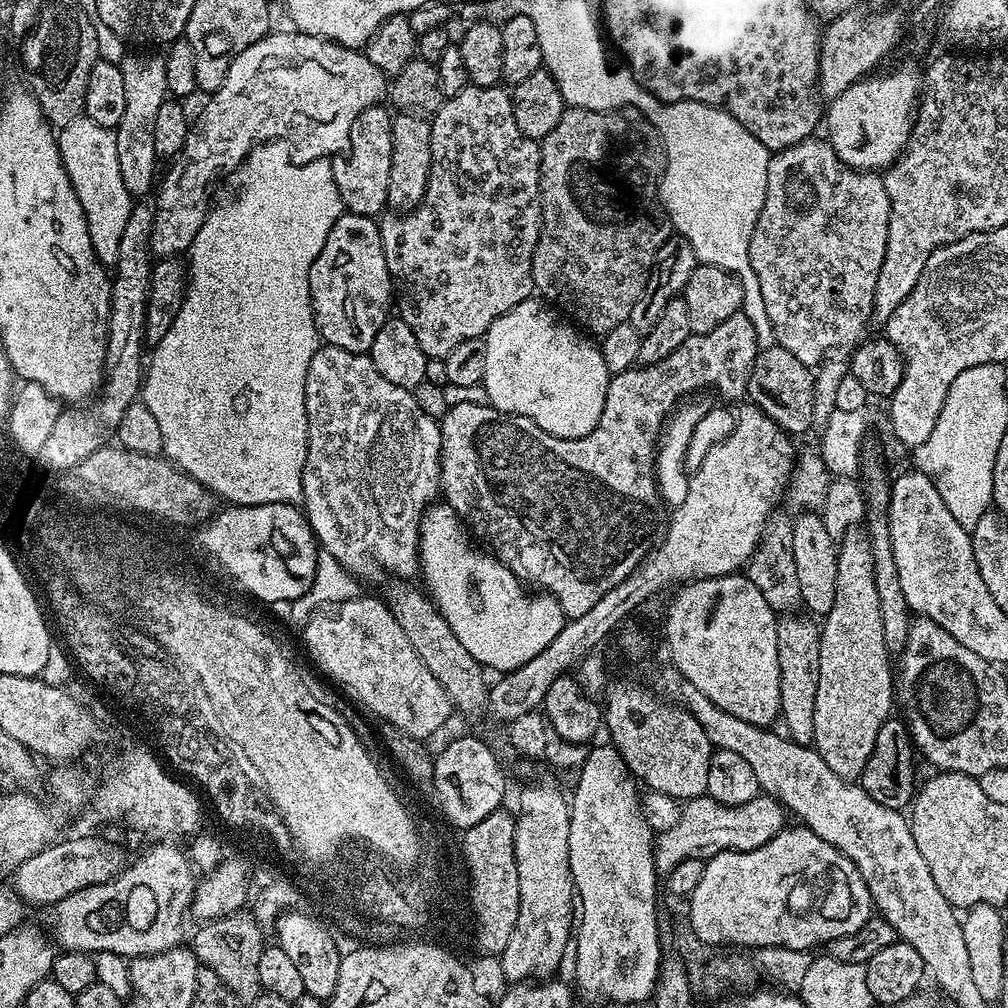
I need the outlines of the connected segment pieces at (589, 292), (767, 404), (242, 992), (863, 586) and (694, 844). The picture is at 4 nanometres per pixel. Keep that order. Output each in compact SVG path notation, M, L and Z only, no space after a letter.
M568 106L558 118L558 126L539 146L540 237L532 259L535 291L561 313L569 312L564 314L581 329L609 332L628 323L634 302L646 290L658 250L674 232L660 203L660 179L666 167L664 143L656 127L635 110L588 112Z
M779 346L761 348L756 353L756 361L748 379L746 396L785 432L797 434L796 432L804 432L807 428L813 427L815 381L813 369L807 364L798 362L798 358L790 354L790 350Z
M244 910L231 912L228 916L201 923L197 927L200 929L193 936L191 933L190 947L203 967L214 970L214 974L218 974L218 978L222 978L222 982L230 986L234 995L250 1006L260 997L262 991L258 958L262 958L266 940L263 930L260 929L261 921L255 915L247 916L246 913Z
M853 530L844 535L839 541L838 551L838 590L834 594L834 606L830 606L828 615L823 617L820 624L820 649L818 650L818 694L814 694L814 738L812 744L826 766L834 770L844 780L859 781L862 770L866 770L866 762L870 758L870 750L874 750L874 741L878 739L878 730L882 730L884 723L893 715L894 708L894 664L890 659L890 653L886 646L886 638L882 634L882 606L878 602L878 586L874 586L874 554L872 553L872 541L867 531Z
M707 794L695 796L681 807L678 822L656 836L656 871L660 874L670 873L678 862L686 862L686 858L707 862L713 856L729 850L758 850L758 846L766 846L770 838L786 827L784 816L784 805L767 794L755 796L750 802L738 806L726 806Z

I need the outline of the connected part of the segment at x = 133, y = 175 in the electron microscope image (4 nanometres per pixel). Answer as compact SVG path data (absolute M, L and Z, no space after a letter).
M128 54L119 65L122 70L122 82L126 82L126 111L122 114L122 122L114 129L118 161L126 190L133 198L144 198L144 195L148 191L151 193L158 184L158 172L156 176L158 157L154 150L154 125L158 109L170 96L166 86L166 66L163 55L160 54L157 56Z

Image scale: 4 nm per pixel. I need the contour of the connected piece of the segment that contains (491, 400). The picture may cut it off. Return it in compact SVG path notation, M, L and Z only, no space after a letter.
M540 298L518 302L518 306L499 316L488 327L484 336L486 374L483 385L488 395L488 403L499 412L509 412L511 416L525 416L552 436L577 440L590 434L590 430L598 426L598 418L602 418L610 373L606 370L599 343L591 344L583 331L577 330L567 319L564 321L559 318L564 319L558 315L555 307L549 306Z

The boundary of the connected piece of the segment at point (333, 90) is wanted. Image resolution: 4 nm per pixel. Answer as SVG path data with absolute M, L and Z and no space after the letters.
M287 30L288 32L269 31L268 35L263 36L258 42L254 42L254 46L250 46L246 50L242 50L242 54L238 54L232 60L230 70L226 74L226 82L222 82L222 86L218 91L211 93L207 97L208 105L200 112L200 117L195 117L194 123L191 125L188 137L184 143L184 149L181 150L178 162L168 173L163 173L162 179L158 184L158 191L155 193L156 204L154 203L154 217L152 220L152 255L156 258L165 256L180 256L187 253L192 247L194 238L198 234L198 230L202 230L202 222L206 222L210 211L210 203L208 199L212 196L212 187L219 182L223 176L228 176L232 171L239 169L243 165L244 159L248 157L249 152L256 147L257 144L266 144L272 141L280 141L288 145L292 153L292 161L295 164L305 164L306 162L314 162L315 160L326 160L335 157L337 154L343 153L348 146L350 138L350 130L354 126L354 122L358 118L358 114L362 114L362 110L367 108L375 108L381 103L380 100L386 96L386 77L382 70L378 70L378 66L374 66L374 62L370 62L370 58L360 50L351 46L345 46L343 43L335 40L325 40L322 36L307 36L305 32L297 32L295 30Z

